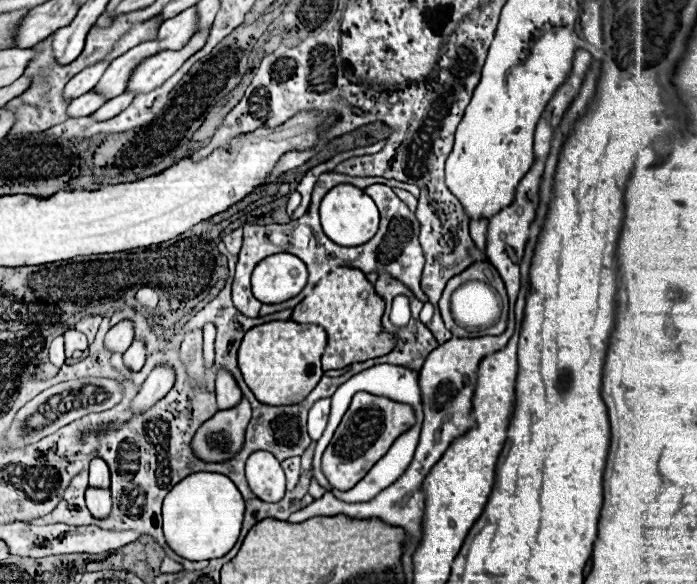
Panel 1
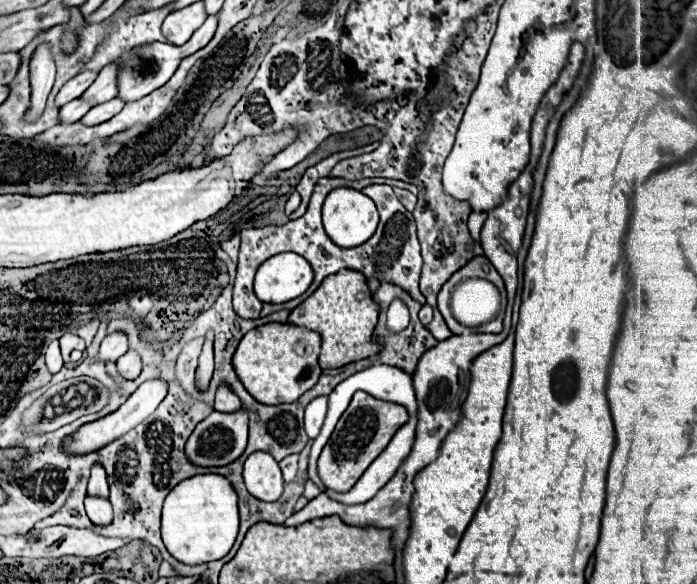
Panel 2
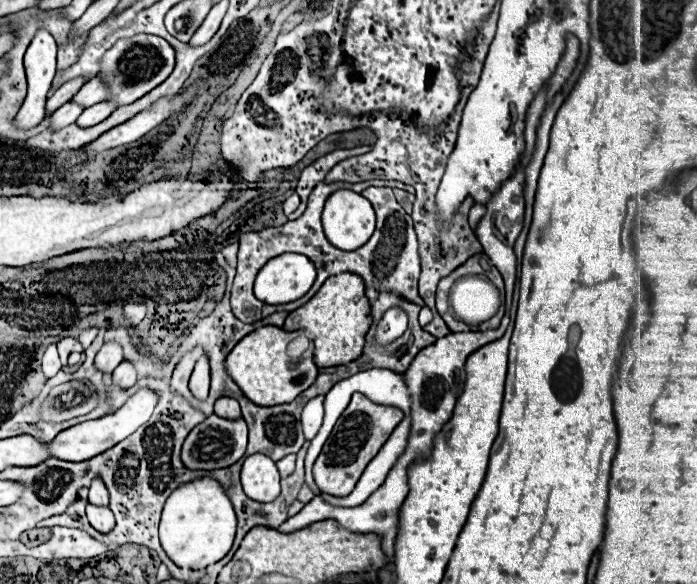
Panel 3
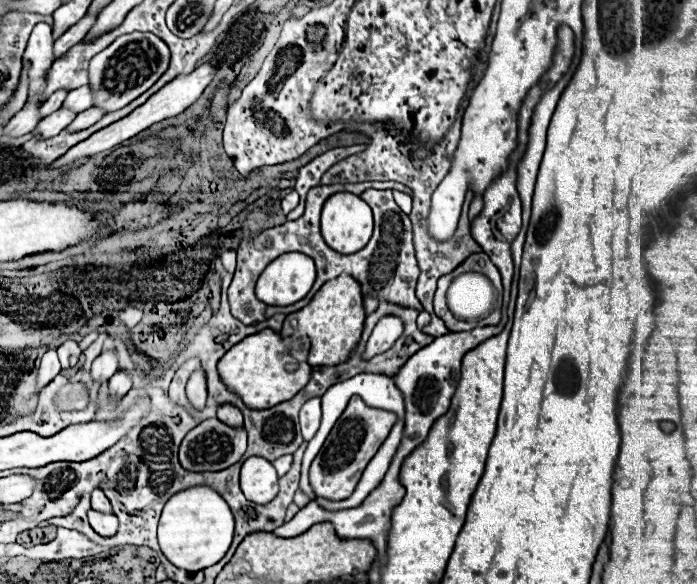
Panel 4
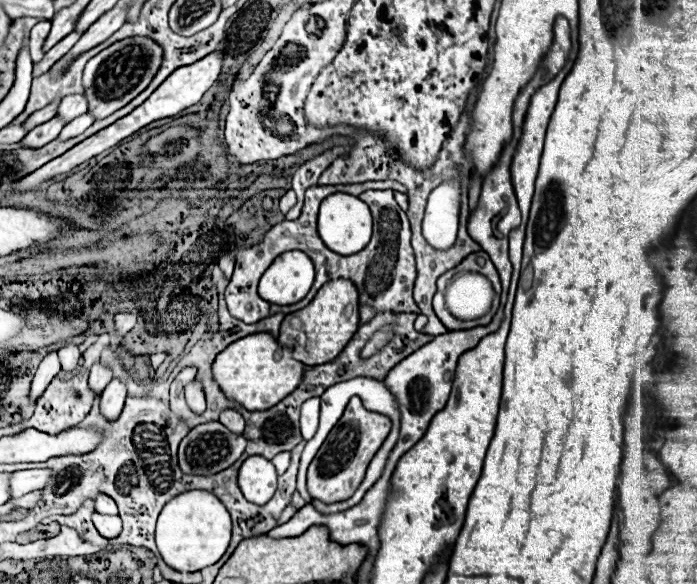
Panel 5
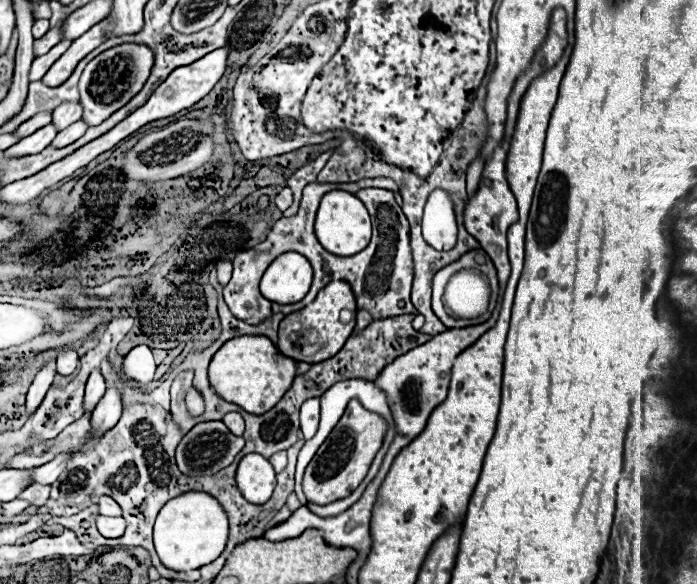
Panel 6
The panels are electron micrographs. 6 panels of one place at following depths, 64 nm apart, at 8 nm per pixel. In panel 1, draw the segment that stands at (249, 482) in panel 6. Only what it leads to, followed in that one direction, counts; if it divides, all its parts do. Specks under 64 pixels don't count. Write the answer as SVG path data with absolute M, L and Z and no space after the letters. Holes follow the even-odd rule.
M254 452L246 460L246 478L252 492L264 502L280 502L286 494L286 476L270 452Z

